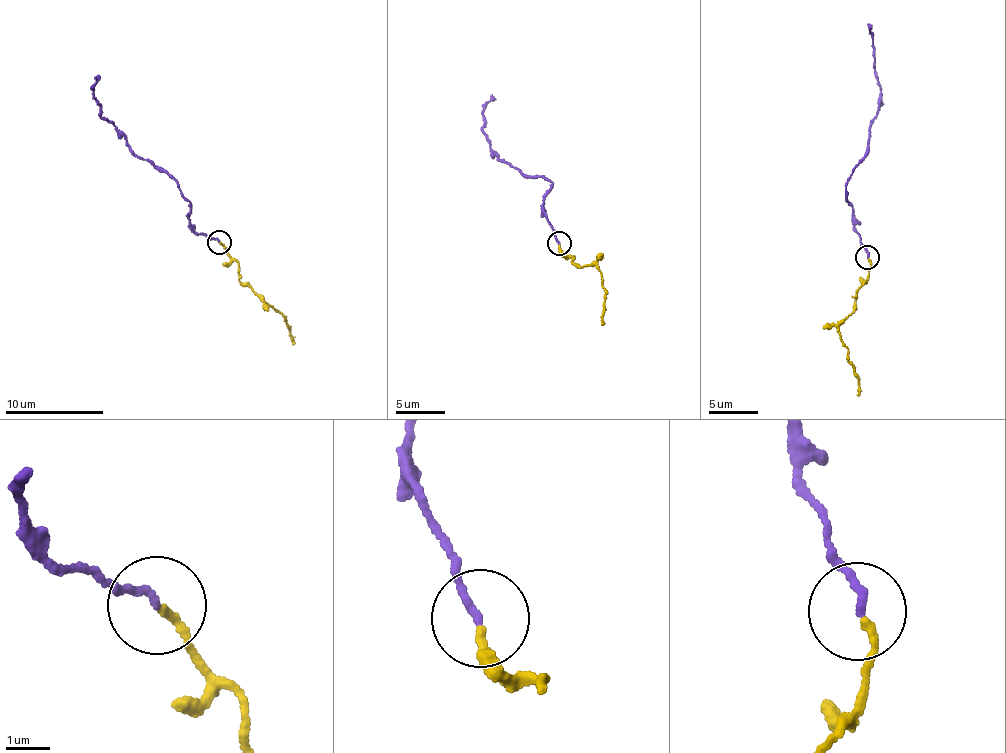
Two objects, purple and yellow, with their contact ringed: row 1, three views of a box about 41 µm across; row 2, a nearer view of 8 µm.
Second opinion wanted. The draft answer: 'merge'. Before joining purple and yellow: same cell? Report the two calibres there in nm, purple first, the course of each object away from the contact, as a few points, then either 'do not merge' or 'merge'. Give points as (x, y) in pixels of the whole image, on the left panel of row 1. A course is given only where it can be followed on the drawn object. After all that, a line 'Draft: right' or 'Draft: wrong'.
170 nm thick on the purple side, 150 nm on the other; purple runs (219, 242), (194, 230), (189, 200), (166, 171), (139, 159), (114, 122), (100, 116), (95, 98), (100, 74); yellow runs (220, 242), (239, 272), (242, 282), (249, 283), (268, 306), (286, 318), (294, 343); merge
Draft: right

